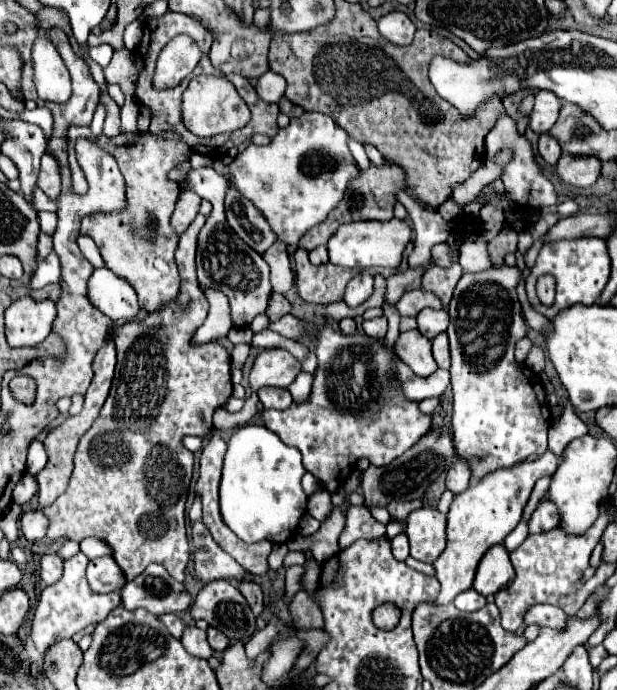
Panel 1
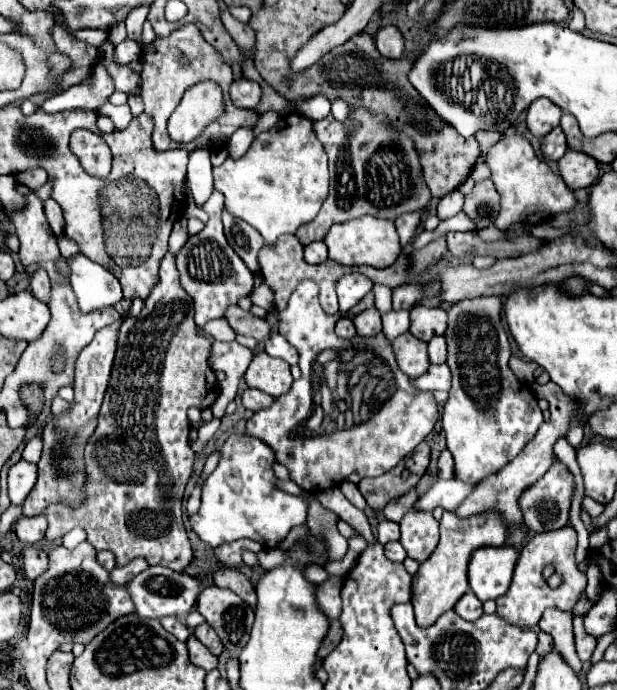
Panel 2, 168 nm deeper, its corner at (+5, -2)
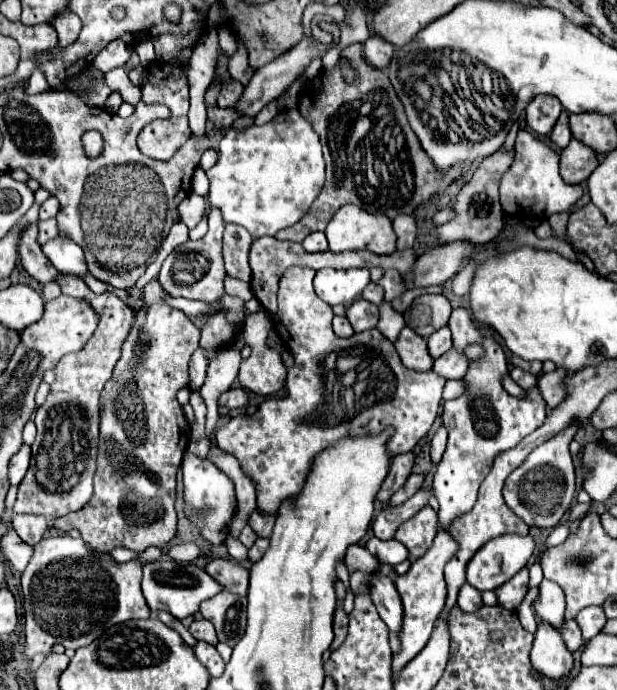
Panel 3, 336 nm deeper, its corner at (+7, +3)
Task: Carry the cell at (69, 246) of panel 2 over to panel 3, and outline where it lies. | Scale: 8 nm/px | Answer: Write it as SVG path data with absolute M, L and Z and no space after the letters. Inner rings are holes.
M50 218L50 220L40 220L38 222L38 244L44 244L52 238L58 236L58 228L56 228L56 218Z

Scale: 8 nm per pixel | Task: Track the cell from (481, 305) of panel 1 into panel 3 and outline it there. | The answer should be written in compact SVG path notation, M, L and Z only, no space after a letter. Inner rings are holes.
M456 308L450 316L448 326L452 330L454 348L464 350L468 344L482 344L486 354L482 360L470 362L468 374L464 376L466 392L460 398L444 404L442 420L448 430L448 444L434 474L434 496L440 502L440 530L448 530L454 518L460 518L474 506L478 488L490 472L494 458L500 452L514 448L522 438L540 428L546 418L546 402L537 385L526 390L524 398L510 396L502 388L500 378L508 374L506 356L498 342L484 328L478 328L474 324L466 308Z

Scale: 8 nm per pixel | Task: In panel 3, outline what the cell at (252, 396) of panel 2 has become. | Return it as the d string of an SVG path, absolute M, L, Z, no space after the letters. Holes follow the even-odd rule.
M230 388L218 398L218 406L230 408L230 410L242 408L246 402L248 402L248 394L242 388Z

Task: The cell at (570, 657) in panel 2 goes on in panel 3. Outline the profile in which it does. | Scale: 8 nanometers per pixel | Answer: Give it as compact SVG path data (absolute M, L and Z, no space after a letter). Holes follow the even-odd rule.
M542 580L538 586L538 598L534 600L534 612L540 616L540 620L550 622L554 628L562 628L564 608L566 602L562 588L550 580Z

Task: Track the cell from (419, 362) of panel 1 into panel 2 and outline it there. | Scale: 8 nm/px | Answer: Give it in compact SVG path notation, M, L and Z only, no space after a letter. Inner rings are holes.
M402 333L400 337L396 337L392 341L394 347L394 355L398 361L398 367L414 377L420 377L422 373L428 371L430 361L428 361L428 353L426 353L426 343L416 339L412 333Z

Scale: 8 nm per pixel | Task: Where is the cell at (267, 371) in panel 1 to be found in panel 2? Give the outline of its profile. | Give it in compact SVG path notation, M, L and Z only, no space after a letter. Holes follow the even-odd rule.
M266 351L254 355L244 379L248 387L256 387L274 397L284 395L292 387L290 365L278 357L270 357Z

